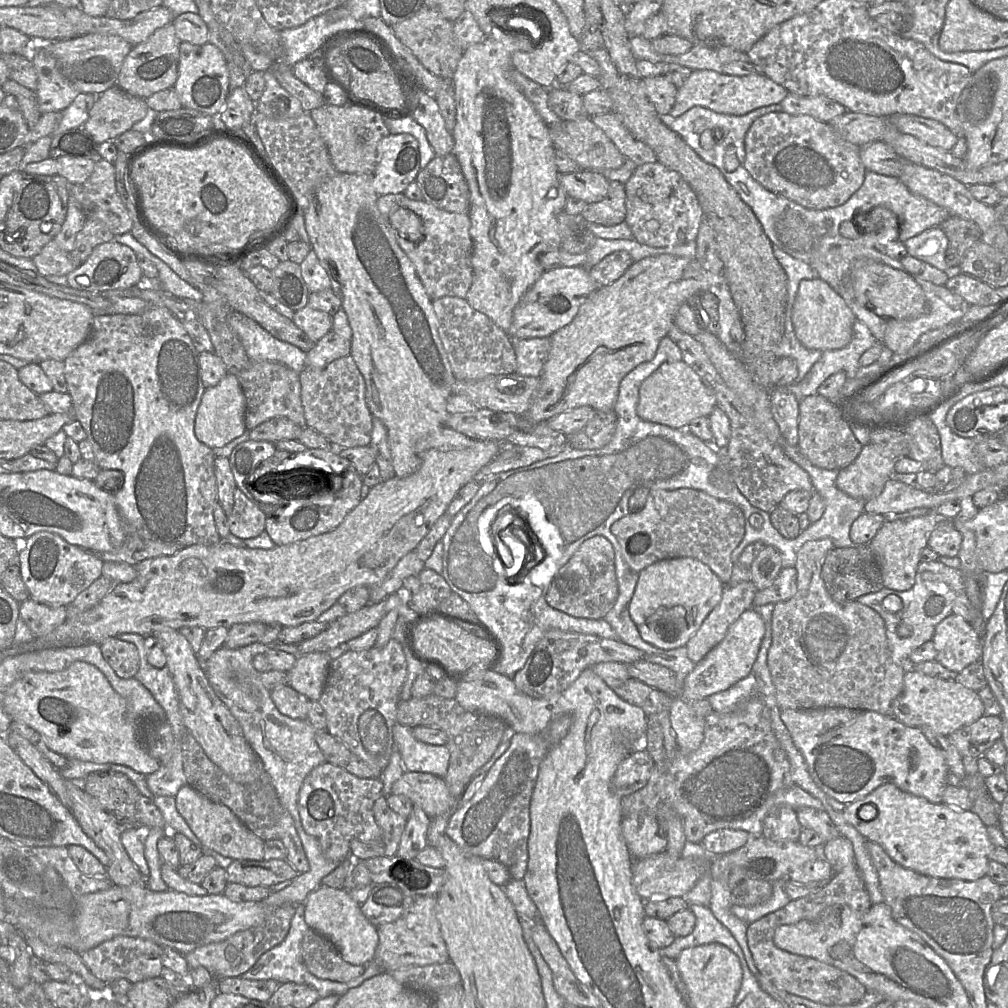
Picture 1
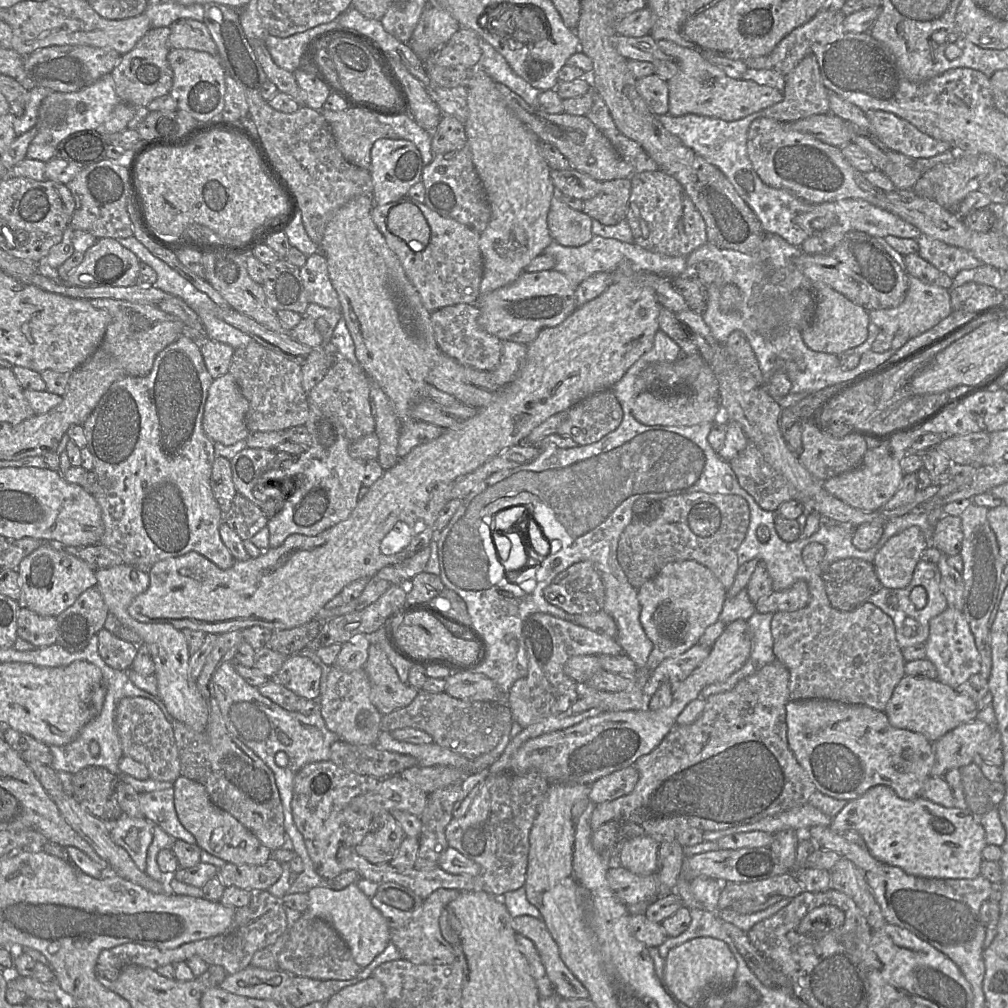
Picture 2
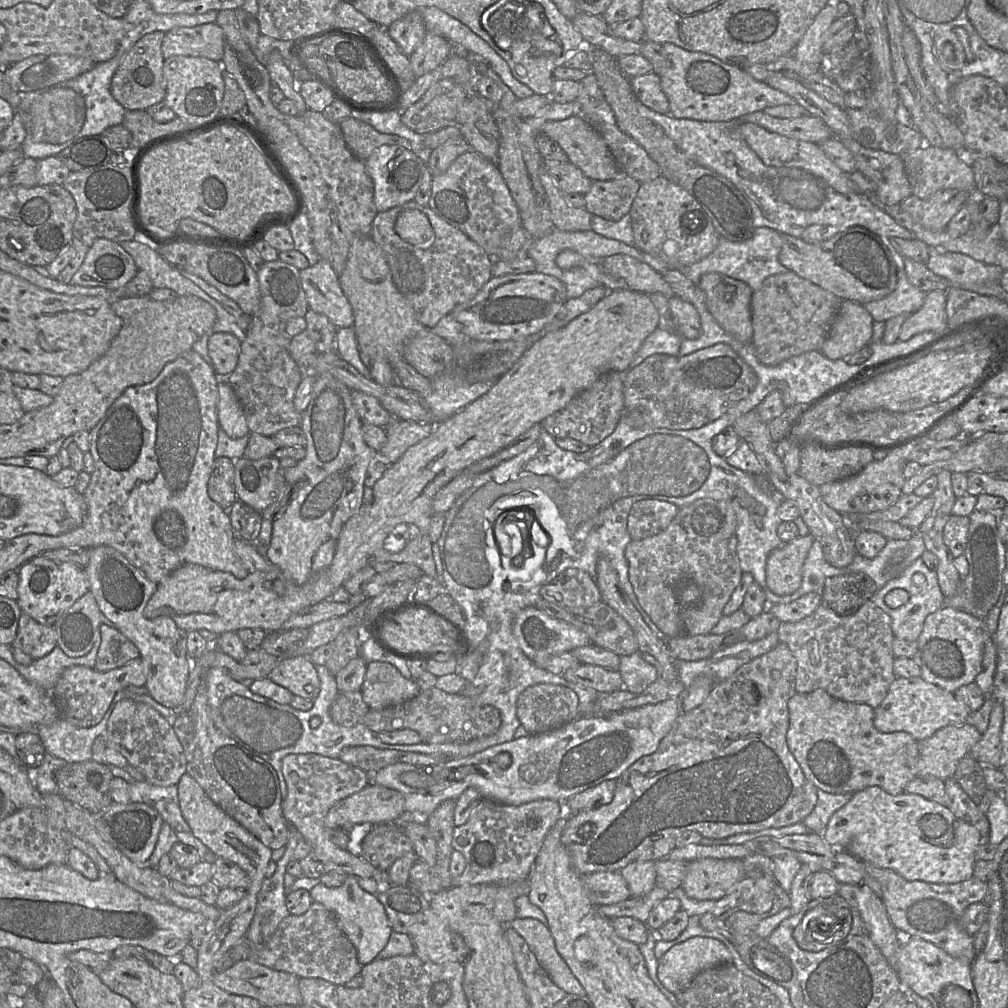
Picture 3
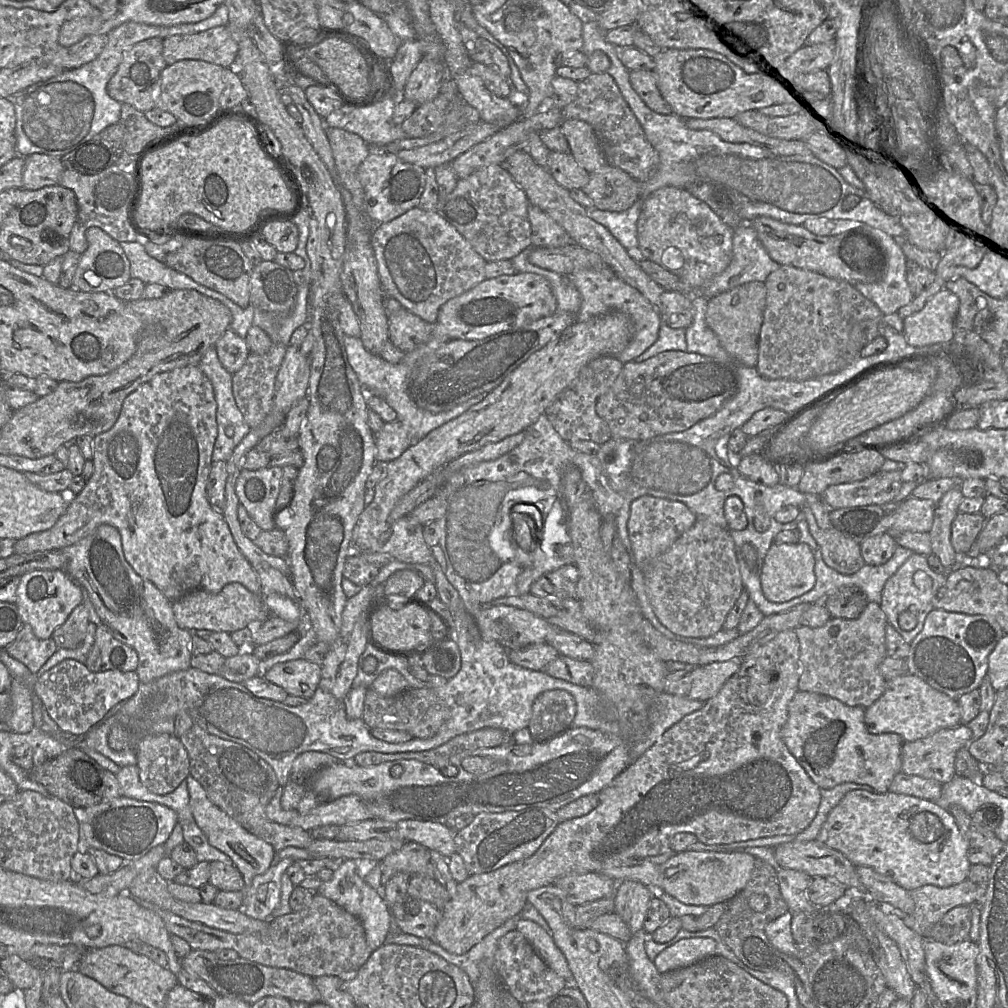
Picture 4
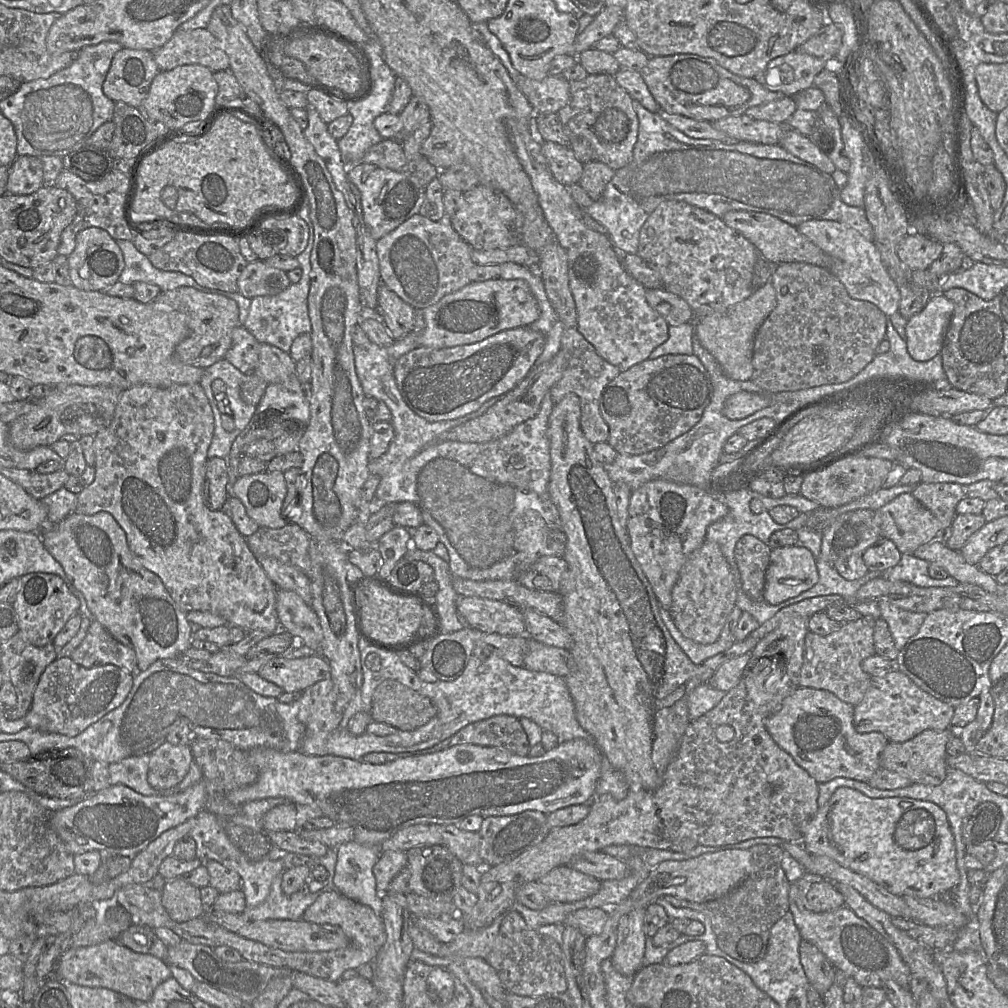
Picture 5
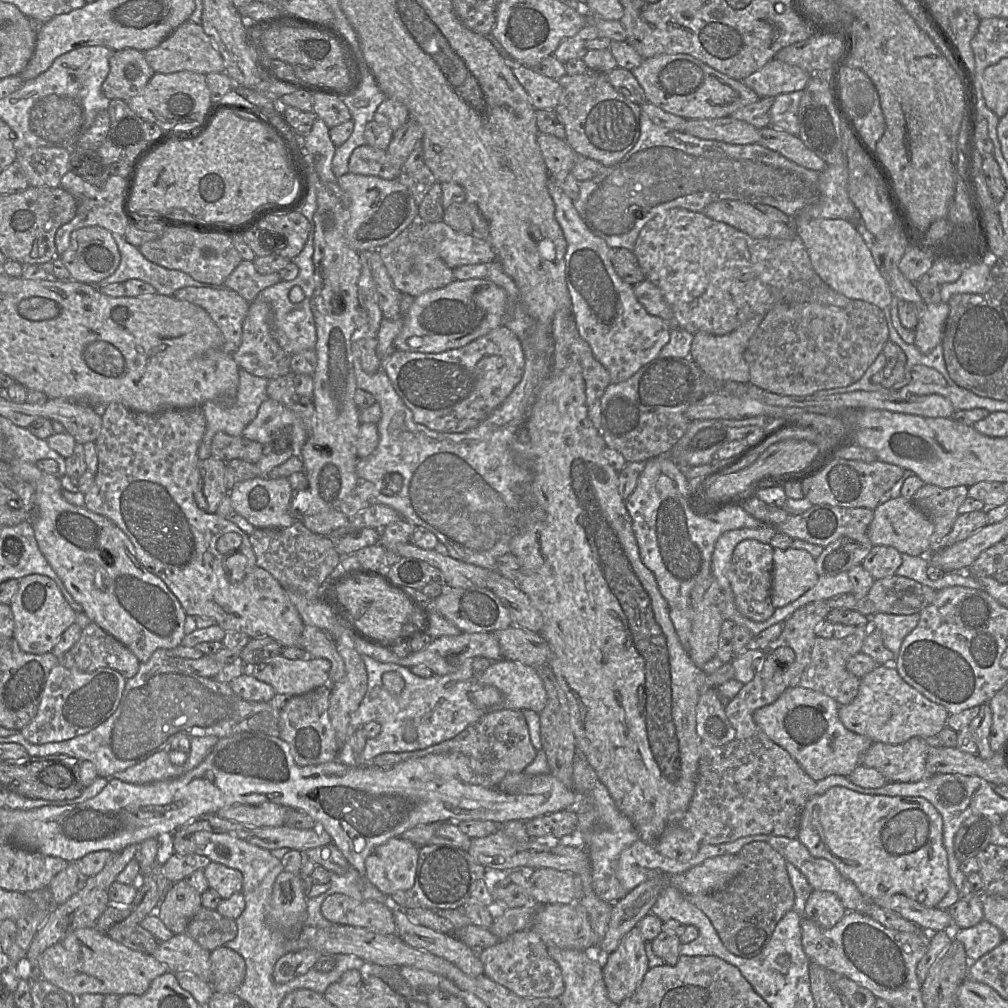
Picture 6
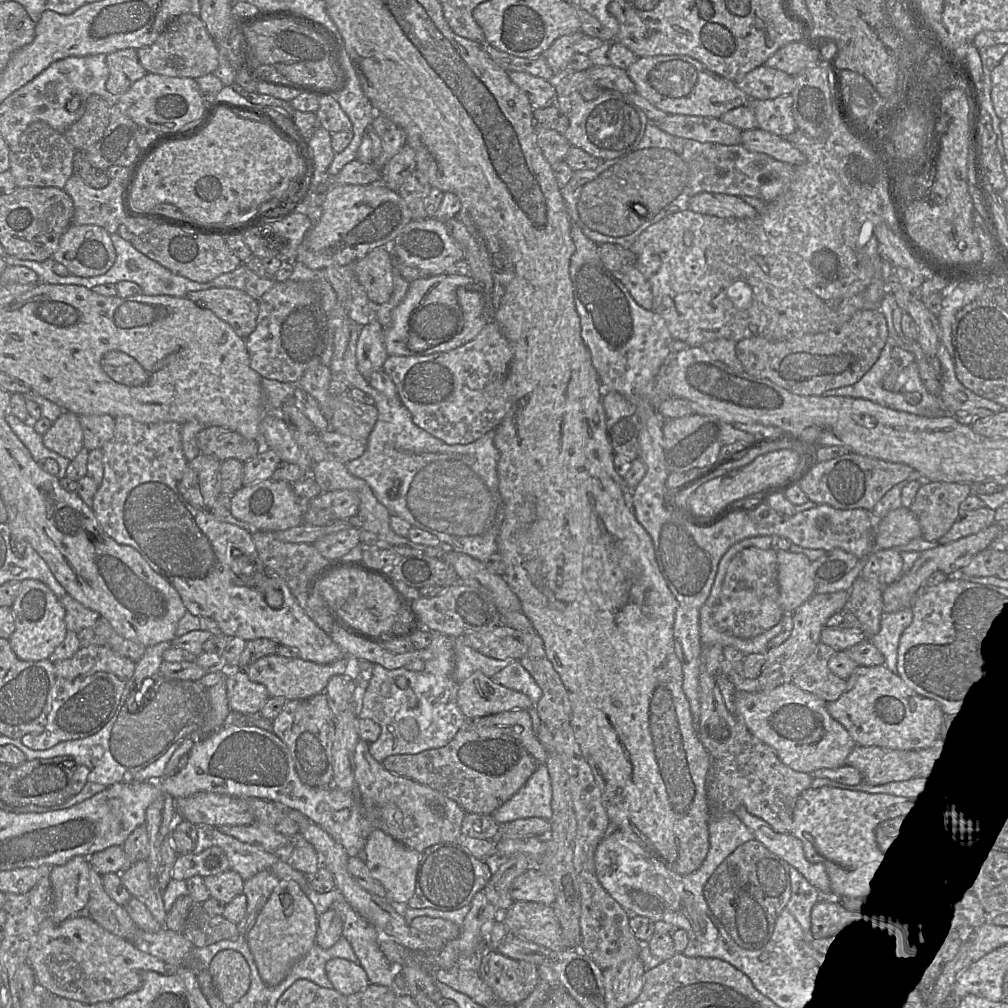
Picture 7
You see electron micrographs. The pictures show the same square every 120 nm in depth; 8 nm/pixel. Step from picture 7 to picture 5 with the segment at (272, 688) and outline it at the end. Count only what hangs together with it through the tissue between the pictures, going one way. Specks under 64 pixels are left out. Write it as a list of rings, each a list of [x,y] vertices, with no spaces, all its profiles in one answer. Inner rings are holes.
[[[319,654],[291,658],[277,656],[257,672],[263,679],[279,686],[283,692],[302,693],[315,683],[330,677],[329,663]]]

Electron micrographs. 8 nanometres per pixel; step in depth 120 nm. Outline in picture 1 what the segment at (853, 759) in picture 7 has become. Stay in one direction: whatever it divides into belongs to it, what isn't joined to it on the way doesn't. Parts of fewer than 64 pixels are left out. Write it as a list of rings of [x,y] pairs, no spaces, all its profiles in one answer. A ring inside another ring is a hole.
[[[982,716],[977,721],[965,725],[948,736],[962,757],[979,758],[1002,737],[1001,716]]]

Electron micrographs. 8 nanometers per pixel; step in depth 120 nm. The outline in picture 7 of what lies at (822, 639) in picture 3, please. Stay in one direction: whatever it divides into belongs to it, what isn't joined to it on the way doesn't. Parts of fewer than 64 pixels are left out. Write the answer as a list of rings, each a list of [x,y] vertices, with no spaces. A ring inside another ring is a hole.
[[[819,642],[795,672],[791,683],[825,702],[837,700],[845,692],[847,682],[833,674],[828,667],[828,661],[835,652],[830,646]]]

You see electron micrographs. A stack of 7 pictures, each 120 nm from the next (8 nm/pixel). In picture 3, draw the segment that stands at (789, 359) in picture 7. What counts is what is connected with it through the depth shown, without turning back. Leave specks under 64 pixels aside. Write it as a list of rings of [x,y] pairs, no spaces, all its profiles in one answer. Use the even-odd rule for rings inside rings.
[[[792,271],[764,280],[751,299],[752,344],[758,360],[766,366],[810,351],[820,351],[842,300]]]

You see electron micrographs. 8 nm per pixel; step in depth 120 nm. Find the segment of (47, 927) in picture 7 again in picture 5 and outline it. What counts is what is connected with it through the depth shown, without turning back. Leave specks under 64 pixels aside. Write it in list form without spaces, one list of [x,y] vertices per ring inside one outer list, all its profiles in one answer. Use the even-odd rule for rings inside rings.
[[[110,940],[93,946],[65,951],[58,959],[54,977],[63,983],[92,988],[107,988],[133,1001],[149,1001],[154,990],[172,977],[169,965],[152,955],[142,954]]]

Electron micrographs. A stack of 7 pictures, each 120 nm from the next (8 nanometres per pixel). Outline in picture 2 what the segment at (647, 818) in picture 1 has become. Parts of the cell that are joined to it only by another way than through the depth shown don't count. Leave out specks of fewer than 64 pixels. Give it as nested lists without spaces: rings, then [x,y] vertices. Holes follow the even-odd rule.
[[[639,836],[624,843],[617,858],[620,865],[630,872],[647,876],[656,872],[660,844],[649,836]]]

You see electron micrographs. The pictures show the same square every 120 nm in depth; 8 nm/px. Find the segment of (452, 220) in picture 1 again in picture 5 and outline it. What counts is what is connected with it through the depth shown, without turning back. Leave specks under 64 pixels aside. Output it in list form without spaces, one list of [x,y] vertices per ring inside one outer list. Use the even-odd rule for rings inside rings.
[[[419,214],[376,241],[381,283],[421,311],[471,282],[469,272],[476,265],[471,251],[447,220],[432,221]]]

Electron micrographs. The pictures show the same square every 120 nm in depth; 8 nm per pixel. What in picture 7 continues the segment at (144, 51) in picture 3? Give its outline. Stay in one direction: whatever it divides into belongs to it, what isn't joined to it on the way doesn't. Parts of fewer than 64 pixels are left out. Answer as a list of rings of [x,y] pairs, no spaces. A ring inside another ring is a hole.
[[[133,48],[107,54],[106,64],[109,69],[106,90],[113,96],[121,96],[147,74],[139,62],[137,50]]]

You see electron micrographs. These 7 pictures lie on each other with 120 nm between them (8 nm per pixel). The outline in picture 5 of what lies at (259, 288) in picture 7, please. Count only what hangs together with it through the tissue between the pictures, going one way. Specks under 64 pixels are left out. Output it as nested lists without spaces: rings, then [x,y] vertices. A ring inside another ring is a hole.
[[[264,261],[250,262],[238,278],[238,291],[246,298],[274,296],[290,284],[287,272],[268,266]]]

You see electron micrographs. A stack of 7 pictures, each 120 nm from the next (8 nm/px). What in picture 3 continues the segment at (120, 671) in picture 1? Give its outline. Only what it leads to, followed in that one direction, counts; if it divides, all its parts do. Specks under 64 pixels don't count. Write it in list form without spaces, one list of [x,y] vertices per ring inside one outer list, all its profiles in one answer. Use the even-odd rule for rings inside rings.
[[[100,626],[101,644],[94,669],[106,672],[140,657],[138,648],[115,627]]]

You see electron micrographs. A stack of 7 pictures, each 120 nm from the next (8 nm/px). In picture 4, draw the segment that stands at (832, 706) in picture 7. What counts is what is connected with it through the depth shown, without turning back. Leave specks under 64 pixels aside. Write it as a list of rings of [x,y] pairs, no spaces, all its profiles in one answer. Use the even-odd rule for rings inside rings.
[[[906,674],[887,680],[884,693],[866,708],[864,721],[871,734],[896,733],[904,742],[913,742],[940,729],[961,724],[961,709],[957,700],[934,689],[918,676]]]

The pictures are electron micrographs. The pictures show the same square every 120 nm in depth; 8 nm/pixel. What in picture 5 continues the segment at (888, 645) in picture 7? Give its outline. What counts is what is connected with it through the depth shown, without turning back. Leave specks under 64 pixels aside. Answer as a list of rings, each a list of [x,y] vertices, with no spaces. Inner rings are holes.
[[[887,597],[878,599],[881,618],[889,627],[895,646],[901,650],[908,640],[917,634],[927,614],[902,610],[893,605]]]

